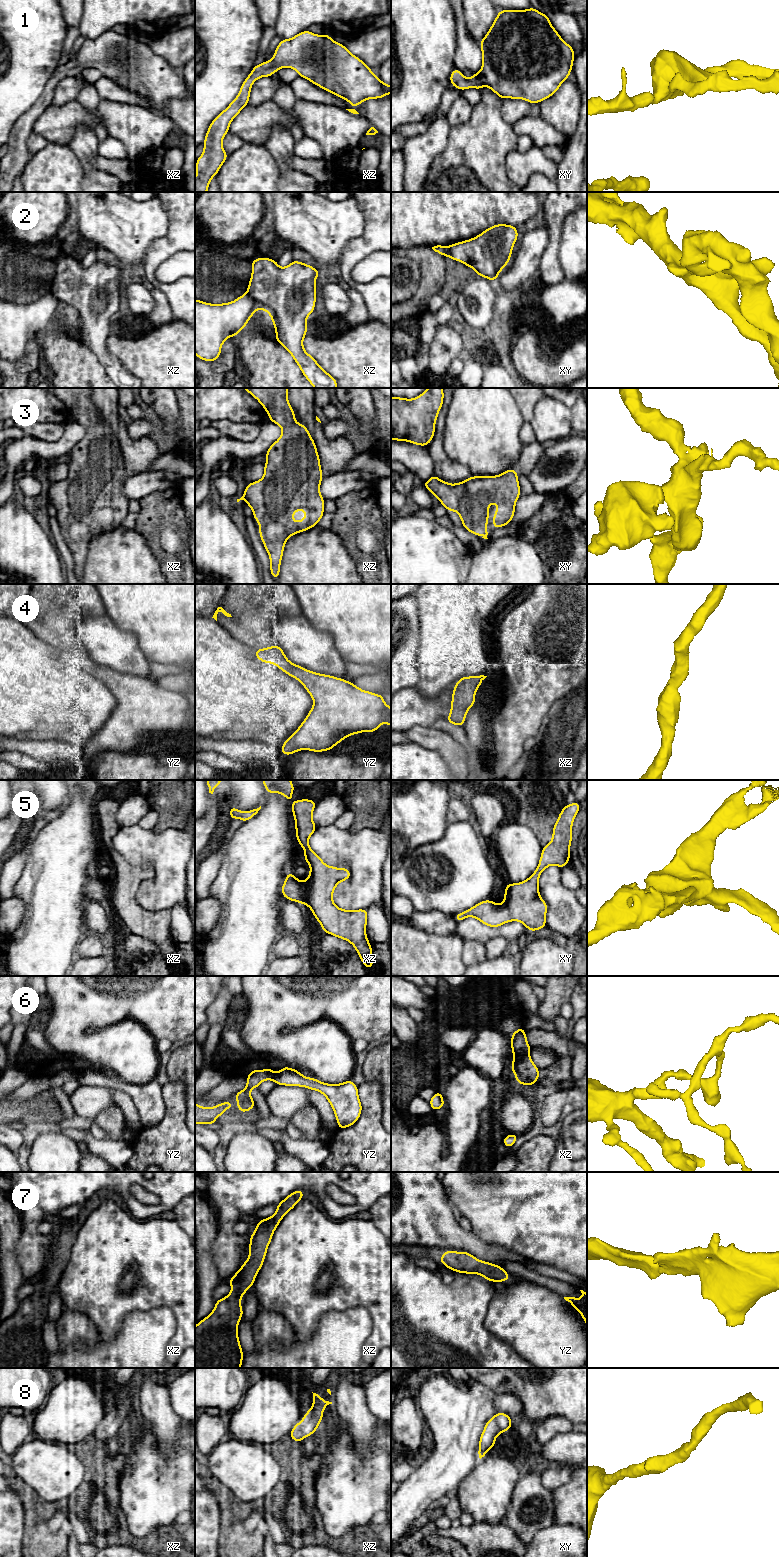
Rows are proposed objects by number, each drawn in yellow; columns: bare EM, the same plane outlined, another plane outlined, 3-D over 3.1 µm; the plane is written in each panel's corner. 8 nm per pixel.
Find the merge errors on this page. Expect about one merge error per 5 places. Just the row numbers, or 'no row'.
2, 6

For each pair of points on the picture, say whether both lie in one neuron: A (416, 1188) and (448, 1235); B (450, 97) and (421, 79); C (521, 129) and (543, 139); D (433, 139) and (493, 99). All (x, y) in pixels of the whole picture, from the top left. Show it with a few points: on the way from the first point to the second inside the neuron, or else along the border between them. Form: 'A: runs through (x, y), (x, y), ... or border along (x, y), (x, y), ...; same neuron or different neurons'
A: runs through (416, 1200), (416, 1203), (436, 1223); same neuron
B: border along (444, 93), (441, 97); different neurons
C: runs through (526, 129), (533, 129), (538, 134); same neuron
D: border along (451, 127), (448, 133), (447, 146), (443, 150); different neurons

